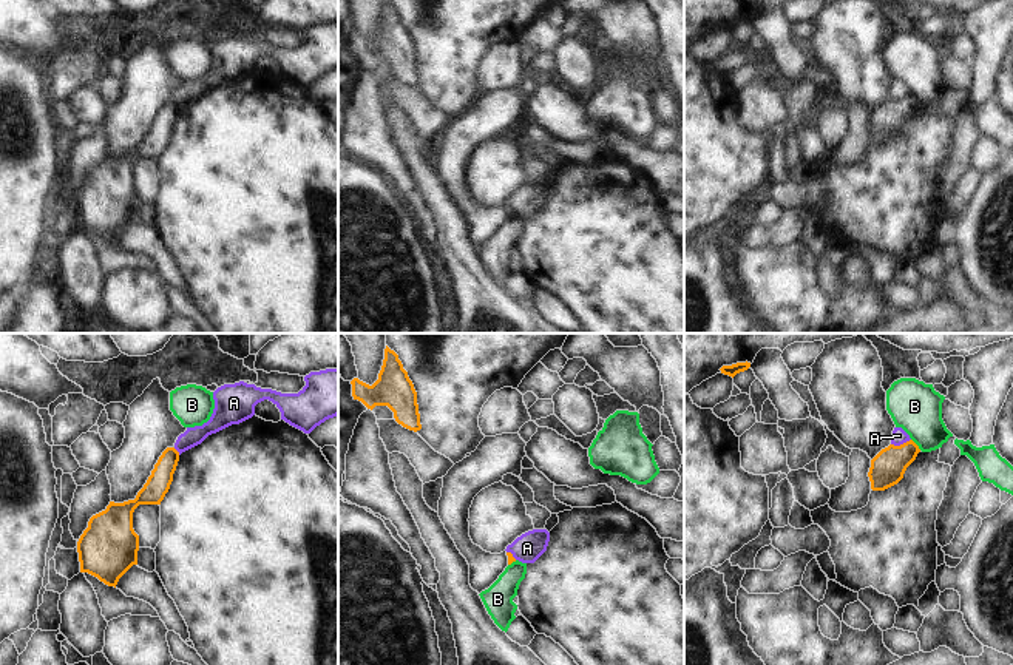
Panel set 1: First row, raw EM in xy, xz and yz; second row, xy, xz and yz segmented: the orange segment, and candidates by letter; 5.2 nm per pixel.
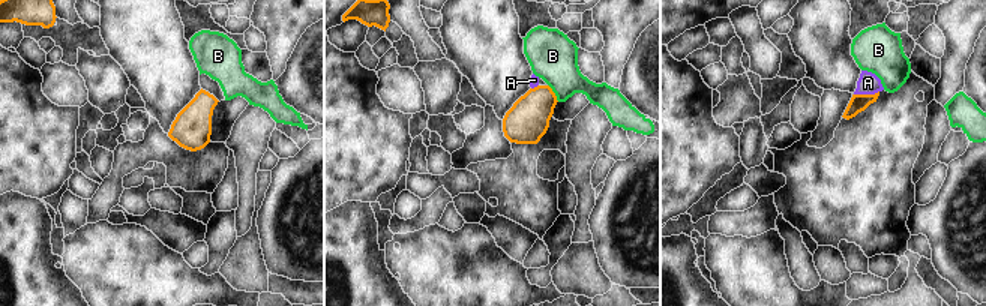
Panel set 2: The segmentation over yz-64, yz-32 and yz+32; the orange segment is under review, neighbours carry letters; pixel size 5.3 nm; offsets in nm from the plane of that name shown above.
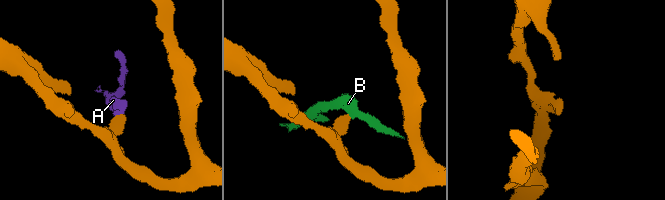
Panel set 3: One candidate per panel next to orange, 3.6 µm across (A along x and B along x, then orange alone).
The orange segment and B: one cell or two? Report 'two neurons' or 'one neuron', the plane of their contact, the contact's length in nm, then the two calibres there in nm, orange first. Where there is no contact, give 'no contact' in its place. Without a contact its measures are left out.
two neurons | yz | 80 nm | 180/260 nm

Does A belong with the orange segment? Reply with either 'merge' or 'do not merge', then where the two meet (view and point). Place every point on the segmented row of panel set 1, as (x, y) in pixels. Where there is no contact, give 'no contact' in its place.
do not merge; meets orange in yz at (901, 445)

